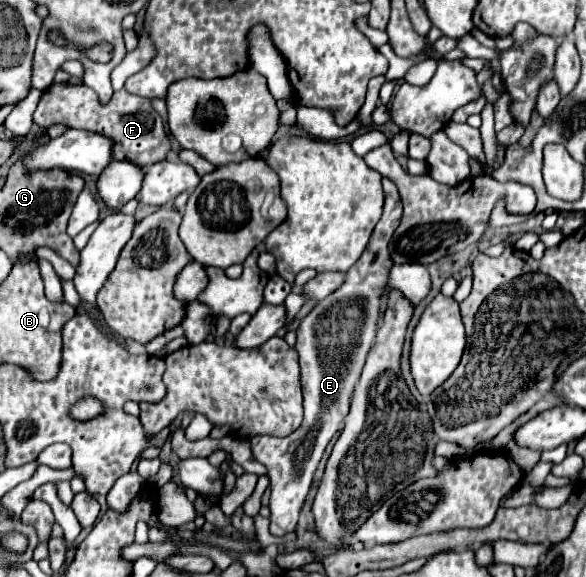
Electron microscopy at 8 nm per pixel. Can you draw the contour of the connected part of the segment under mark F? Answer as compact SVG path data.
M52 83L38 103L34 111L34 123L40 129L48 129L56 123L62 123L72 129L94 131L108 137L112 145L112 159L116 161L130 161L138 167L146 167L158 161L164 161L170 153L170 139L164 129L164 121L160 113L152 107L150 99L138 97L120 89L118 95L112 95L110 103L102 105L98 95L90 91L86 85L70 85L70 83Z

